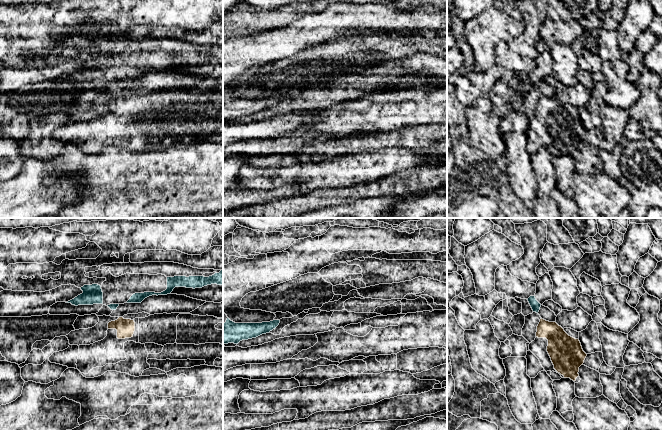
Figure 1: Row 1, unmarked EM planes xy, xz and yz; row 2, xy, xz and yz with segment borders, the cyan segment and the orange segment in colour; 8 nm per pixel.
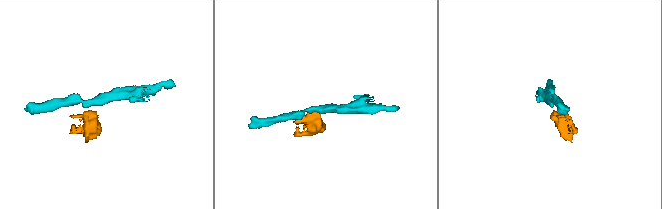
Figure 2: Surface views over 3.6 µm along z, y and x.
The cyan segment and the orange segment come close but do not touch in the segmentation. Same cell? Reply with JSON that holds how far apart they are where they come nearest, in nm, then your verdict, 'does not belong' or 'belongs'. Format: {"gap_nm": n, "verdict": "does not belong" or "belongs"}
{"gap_nm": 60, "verdict": "does not belong"}

